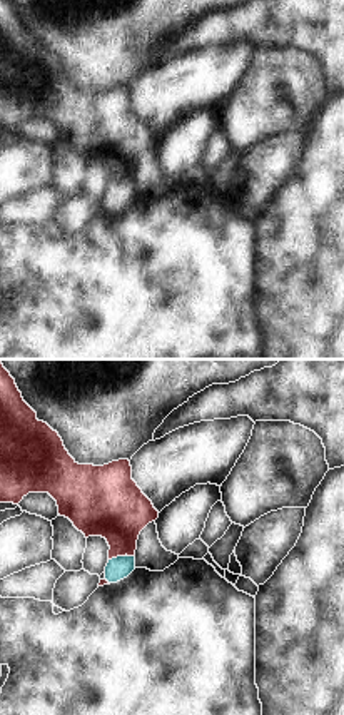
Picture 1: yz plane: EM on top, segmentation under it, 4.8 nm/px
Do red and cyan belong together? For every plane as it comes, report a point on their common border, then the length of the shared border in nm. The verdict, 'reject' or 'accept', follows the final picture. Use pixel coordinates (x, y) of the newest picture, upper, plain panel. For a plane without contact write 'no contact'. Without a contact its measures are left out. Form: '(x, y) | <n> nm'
(121, 181) | 130 nm

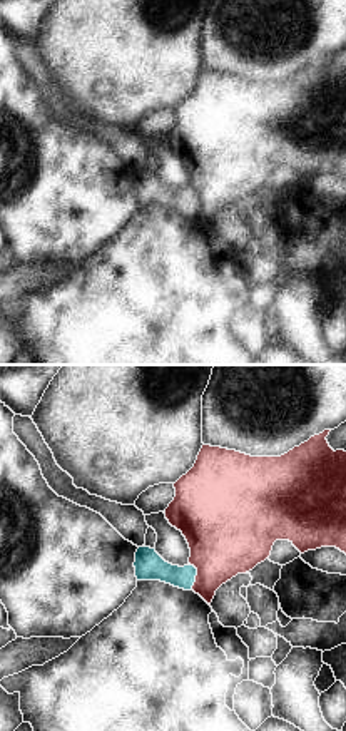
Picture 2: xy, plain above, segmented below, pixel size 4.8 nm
(196, 201) | 130 nm

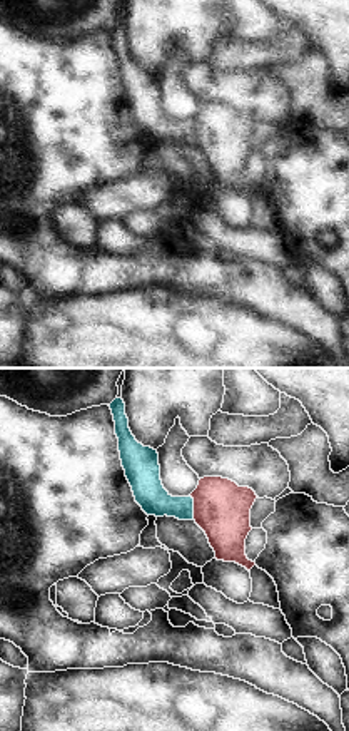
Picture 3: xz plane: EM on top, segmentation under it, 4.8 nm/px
(194, 132) | 120 nm

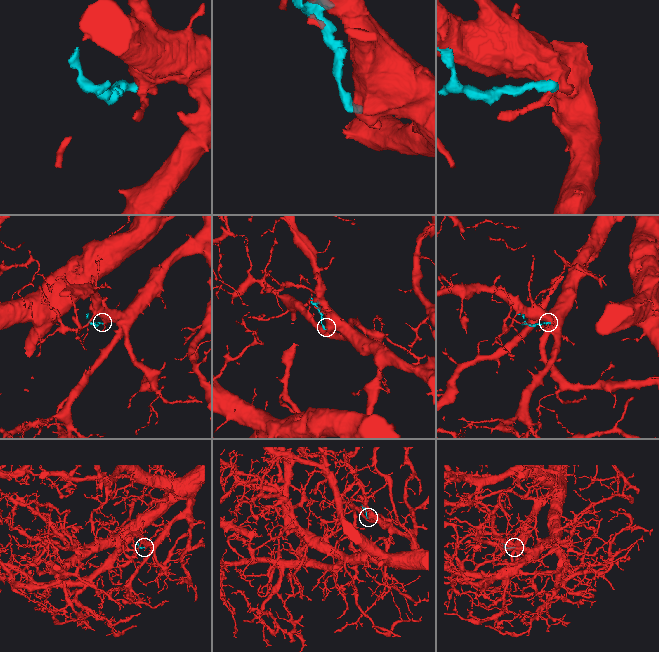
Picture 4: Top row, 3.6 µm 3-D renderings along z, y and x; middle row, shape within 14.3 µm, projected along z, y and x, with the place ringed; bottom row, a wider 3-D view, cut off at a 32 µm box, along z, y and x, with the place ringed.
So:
reject

